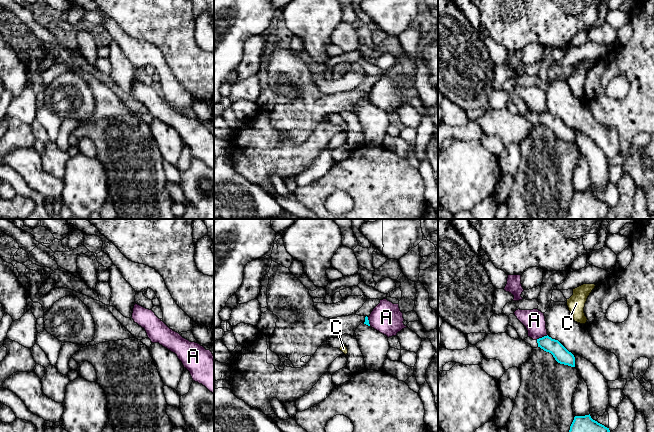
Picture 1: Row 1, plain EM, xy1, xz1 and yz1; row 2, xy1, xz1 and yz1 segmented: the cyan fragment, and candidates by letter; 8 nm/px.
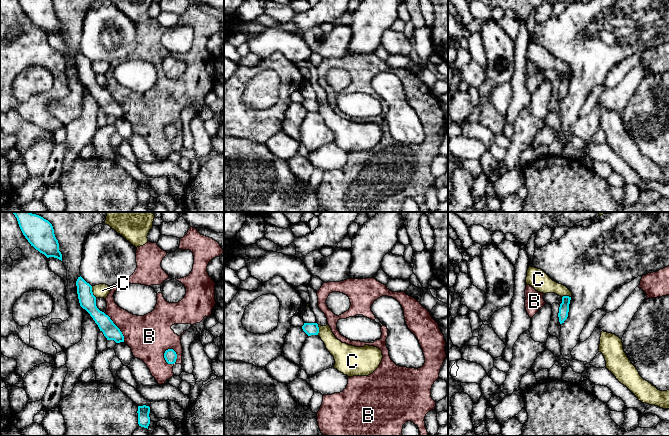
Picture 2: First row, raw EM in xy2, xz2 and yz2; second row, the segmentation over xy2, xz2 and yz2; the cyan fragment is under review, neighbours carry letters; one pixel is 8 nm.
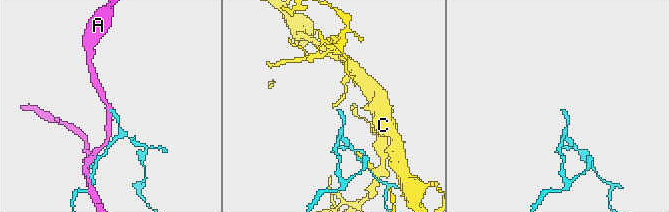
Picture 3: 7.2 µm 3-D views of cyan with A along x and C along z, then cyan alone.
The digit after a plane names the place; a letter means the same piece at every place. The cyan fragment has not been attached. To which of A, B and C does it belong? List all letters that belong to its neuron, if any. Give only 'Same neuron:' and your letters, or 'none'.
Same neuron: none

